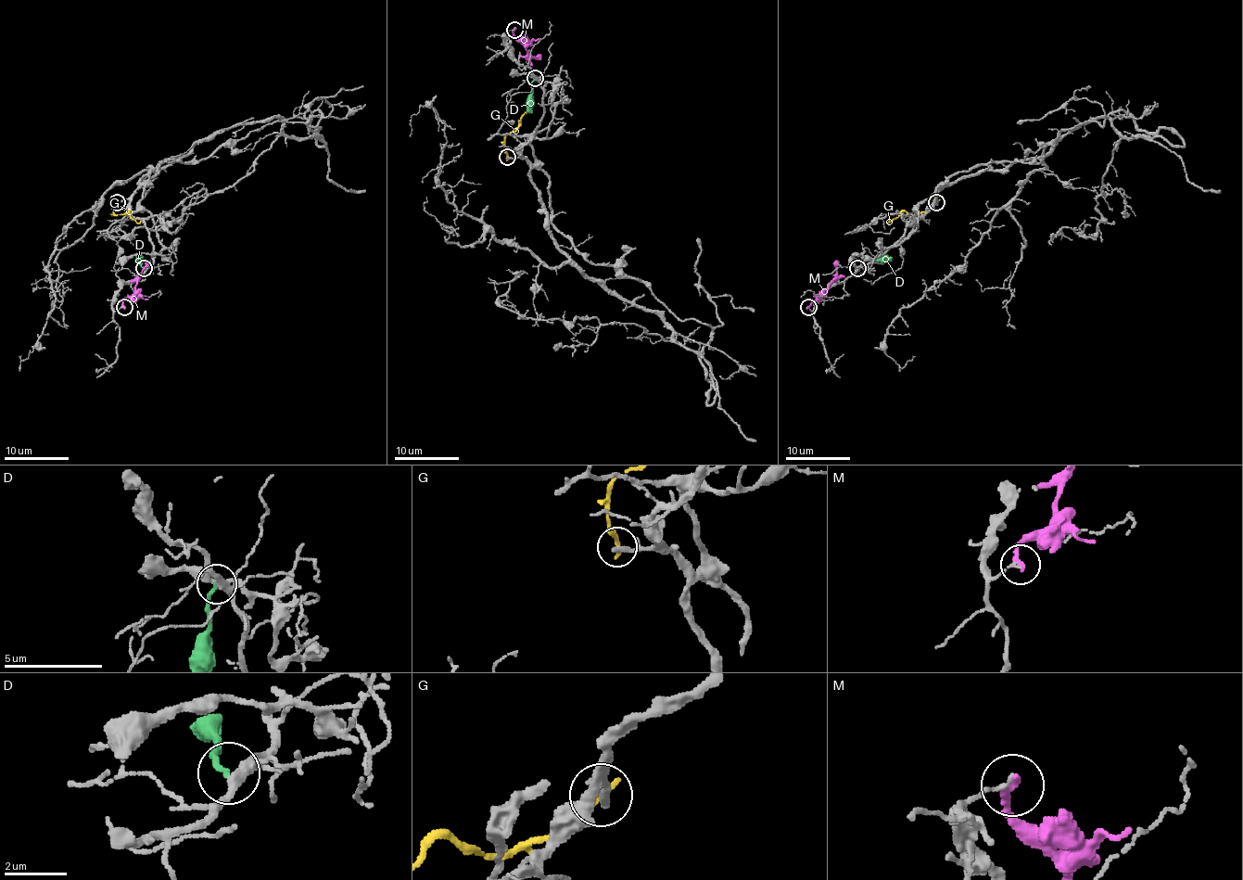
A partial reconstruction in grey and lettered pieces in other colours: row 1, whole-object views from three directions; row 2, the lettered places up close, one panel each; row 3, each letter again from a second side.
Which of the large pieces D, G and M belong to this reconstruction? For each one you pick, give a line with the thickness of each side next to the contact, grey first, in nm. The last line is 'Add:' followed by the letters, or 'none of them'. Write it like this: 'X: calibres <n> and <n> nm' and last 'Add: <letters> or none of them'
Add: none of them

